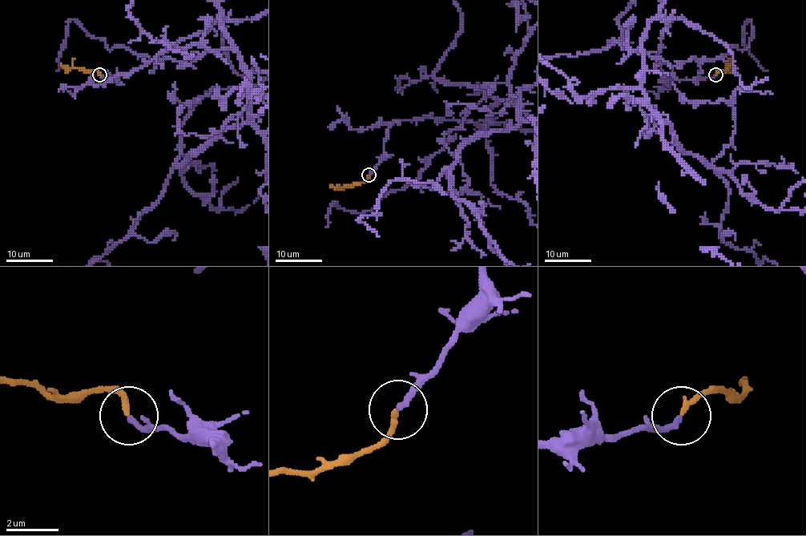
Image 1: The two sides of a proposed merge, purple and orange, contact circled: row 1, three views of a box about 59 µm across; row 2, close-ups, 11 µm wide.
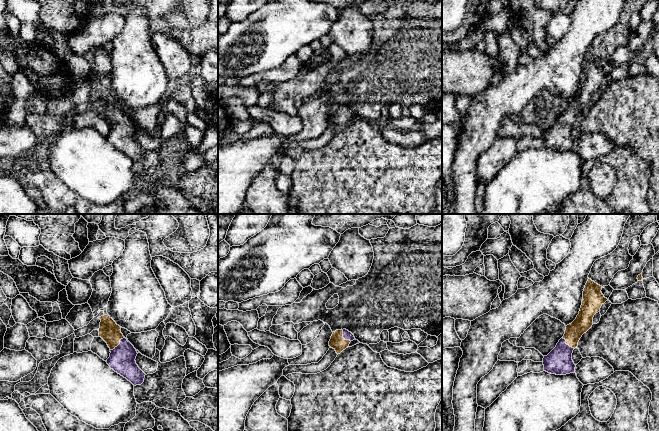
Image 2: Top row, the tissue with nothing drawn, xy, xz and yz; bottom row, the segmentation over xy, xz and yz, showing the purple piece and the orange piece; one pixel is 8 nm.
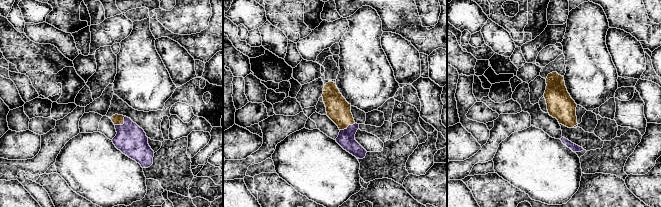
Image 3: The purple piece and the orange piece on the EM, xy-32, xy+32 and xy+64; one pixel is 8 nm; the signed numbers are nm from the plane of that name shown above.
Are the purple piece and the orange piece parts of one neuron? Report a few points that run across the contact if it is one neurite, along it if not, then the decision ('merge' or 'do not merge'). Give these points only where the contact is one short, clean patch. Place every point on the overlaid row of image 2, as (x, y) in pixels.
xy (122, 359), (122, 351), (119, 344), (109, 331) | merge

